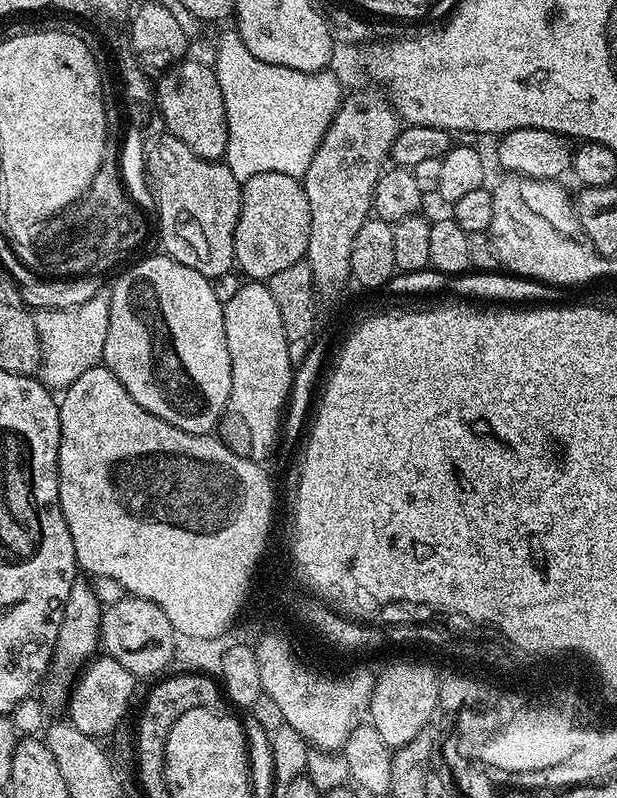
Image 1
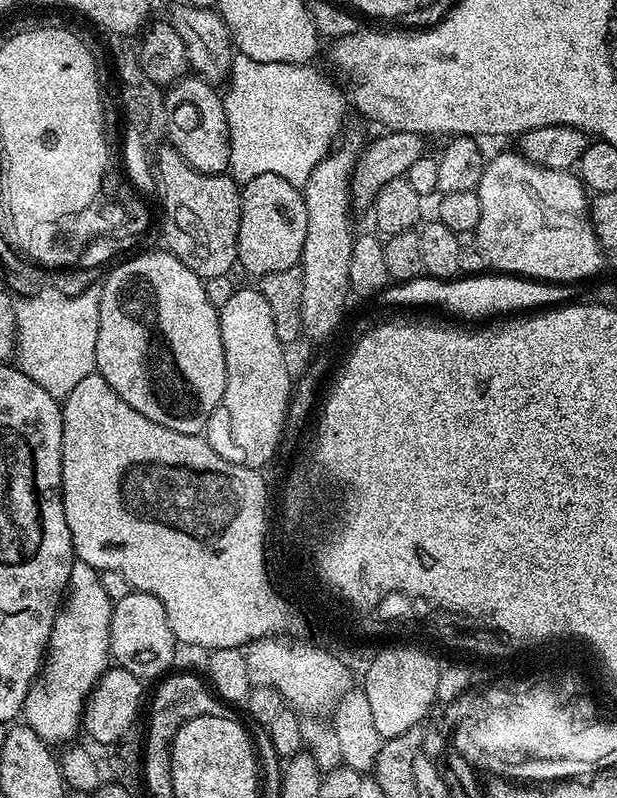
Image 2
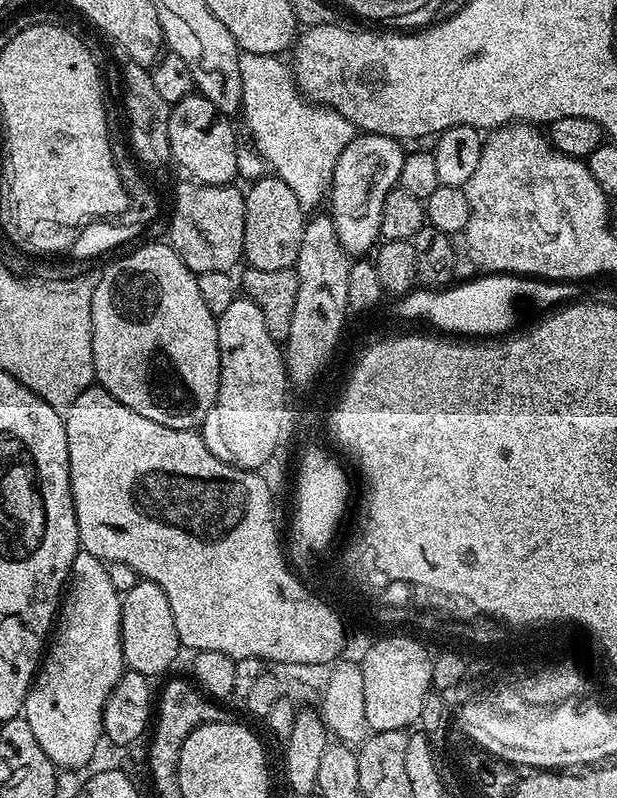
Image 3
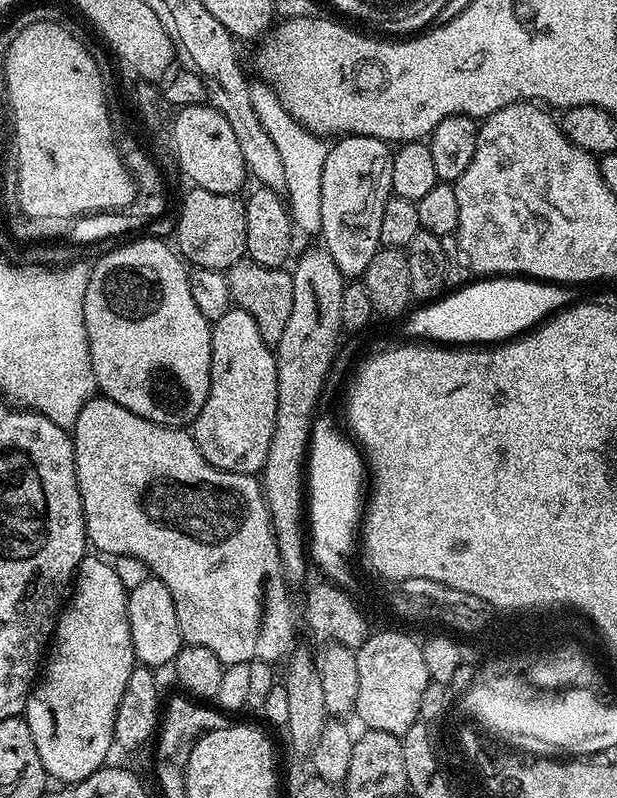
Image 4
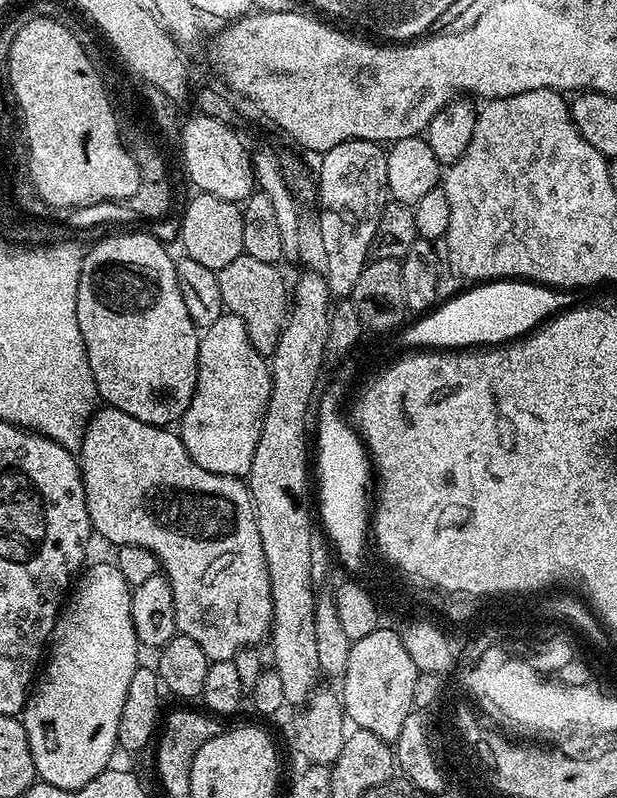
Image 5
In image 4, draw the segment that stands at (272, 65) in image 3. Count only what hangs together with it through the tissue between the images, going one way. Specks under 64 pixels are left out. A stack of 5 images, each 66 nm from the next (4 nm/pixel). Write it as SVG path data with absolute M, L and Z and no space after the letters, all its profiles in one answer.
M253 87L252 101L262 126L268 131L270 138L274 138L274 146L278 146L278 154L282 154L282 166L286 166L286 182L290 193L290 211L293 225L299 231L301 228L304 232L319 233L322 226L322 172L329 149L325 137L311 132L297 122L280 105L280 99L276 97L271 87Z

